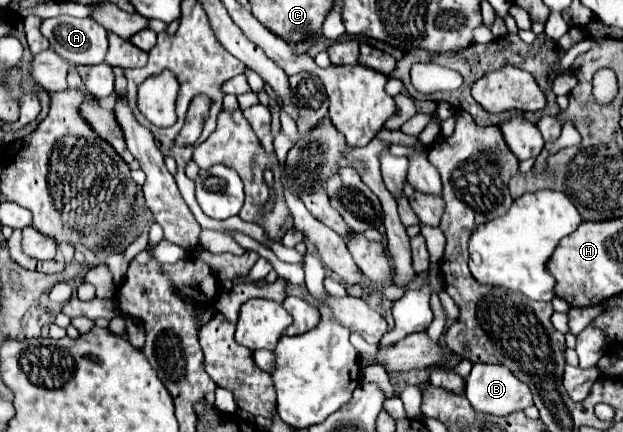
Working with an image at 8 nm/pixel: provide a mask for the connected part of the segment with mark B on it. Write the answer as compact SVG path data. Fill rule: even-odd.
M473 364L471 374L465 378L465 396L477 412L485 412L485 414L493 414L493 416L505 416L505 414L523 410L527 406L533 406L529 386L525 386L521 380L517 380L507 370L507 366Z

